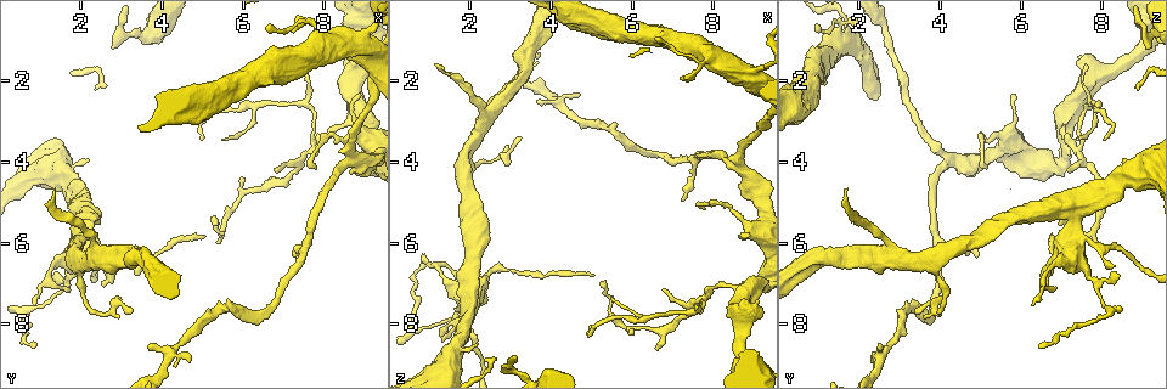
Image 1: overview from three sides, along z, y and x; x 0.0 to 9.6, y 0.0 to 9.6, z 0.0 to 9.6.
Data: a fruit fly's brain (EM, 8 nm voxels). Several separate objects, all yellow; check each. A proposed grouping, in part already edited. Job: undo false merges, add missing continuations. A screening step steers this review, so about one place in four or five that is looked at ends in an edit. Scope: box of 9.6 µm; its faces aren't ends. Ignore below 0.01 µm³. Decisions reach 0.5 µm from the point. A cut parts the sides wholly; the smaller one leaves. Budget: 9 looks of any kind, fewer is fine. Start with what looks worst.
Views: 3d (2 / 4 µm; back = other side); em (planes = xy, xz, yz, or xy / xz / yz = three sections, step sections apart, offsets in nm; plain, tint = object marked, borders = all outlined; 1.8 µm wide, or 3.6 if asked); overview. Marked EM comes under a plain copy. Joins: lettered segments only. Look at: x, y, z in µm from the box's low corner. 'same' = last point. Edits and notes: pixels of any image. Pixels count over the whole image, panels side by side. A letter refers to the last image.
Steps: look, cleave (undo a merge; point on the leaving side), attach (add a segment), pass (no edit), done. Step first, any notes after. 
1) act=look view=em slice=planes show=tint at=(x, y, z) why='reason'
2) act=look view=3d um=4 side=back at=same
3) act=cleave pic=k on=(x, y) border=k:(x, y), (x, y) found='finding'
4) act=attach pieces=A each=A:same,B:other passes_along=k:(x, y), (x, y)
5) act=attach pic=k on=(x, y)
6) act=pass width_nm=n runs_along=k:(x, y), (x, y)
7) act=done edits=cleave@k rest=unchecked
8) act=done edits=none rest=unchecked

act=look view=em slice=planes show=borders at=(7.75, 3.70, 7.30) why='narrows sharply'

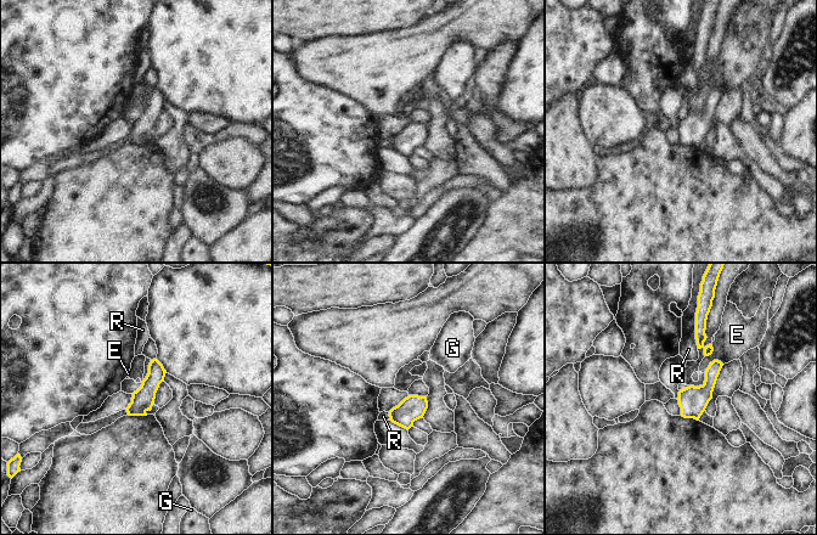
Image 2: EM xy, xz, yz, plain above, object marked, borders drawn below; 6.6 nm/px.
act=pass each=E:other,G:other,R:other border=2:(723, 364), (714, 360), (704, 372) found='one cell here'

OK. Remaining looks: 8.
act=look view=em slice=planes show=borders at=(7.15, 0.85, 1.85) why='tapers out'

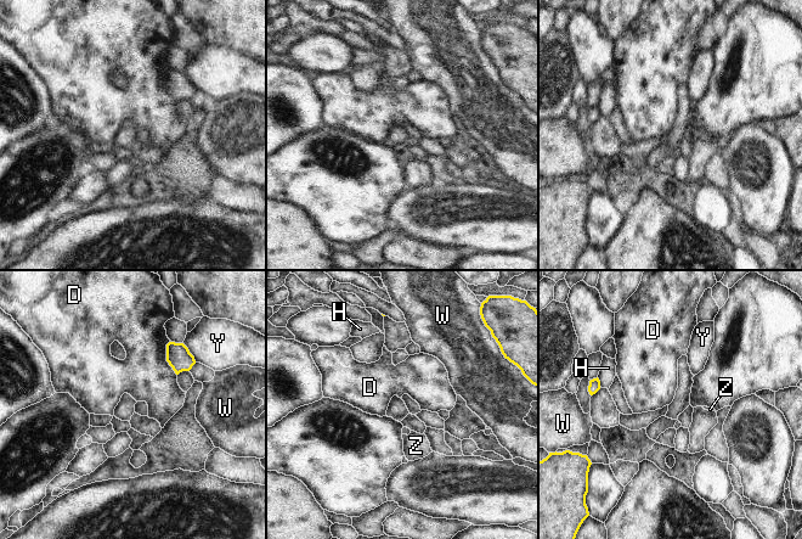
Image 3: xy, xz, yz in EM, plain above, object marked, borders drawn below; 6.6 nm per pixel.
act=pass longest_contact=D:240nm each=D:other,H:other,W:other,Y:other,Z:other found='no lettered segment goes on from it'

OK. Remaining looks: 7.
act=look view=em slice=planes show=borders at=(1.35, 4.70, 1.70) why='thin end'

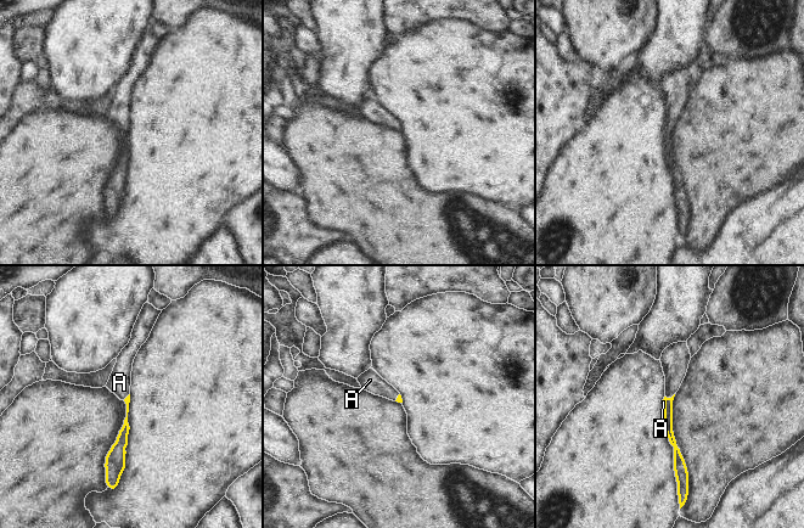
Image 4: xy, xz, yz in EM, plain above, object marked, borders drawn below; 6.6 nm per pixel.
act=attach pieces=A each=A:same passes_along=4:(668, 402), (669, 398), (675, 361) found='the cell continues'

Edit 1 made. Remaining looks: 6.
act=look view=overview

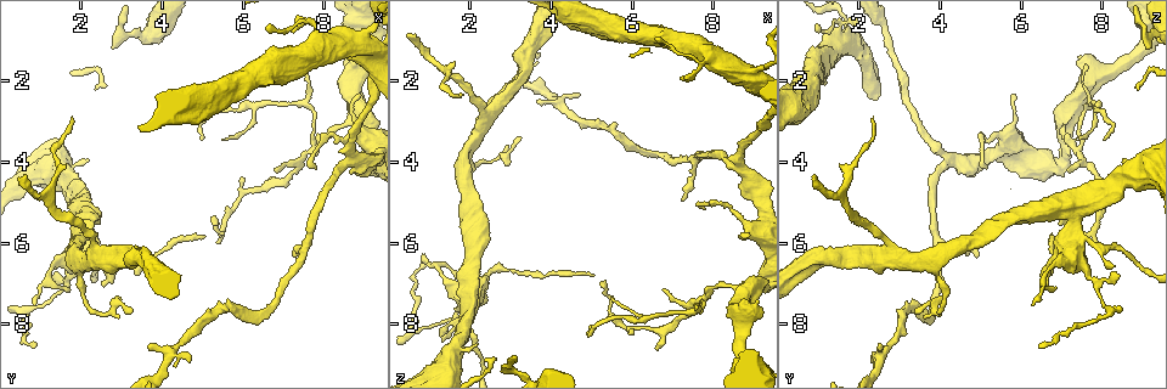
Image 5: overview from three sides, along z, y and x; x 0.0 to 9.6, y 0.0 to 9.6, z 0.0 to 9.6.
act=look view=em slice=xy step=16 show=tint at=(1.35, 6.85, 8.25) why='sudden change in width'

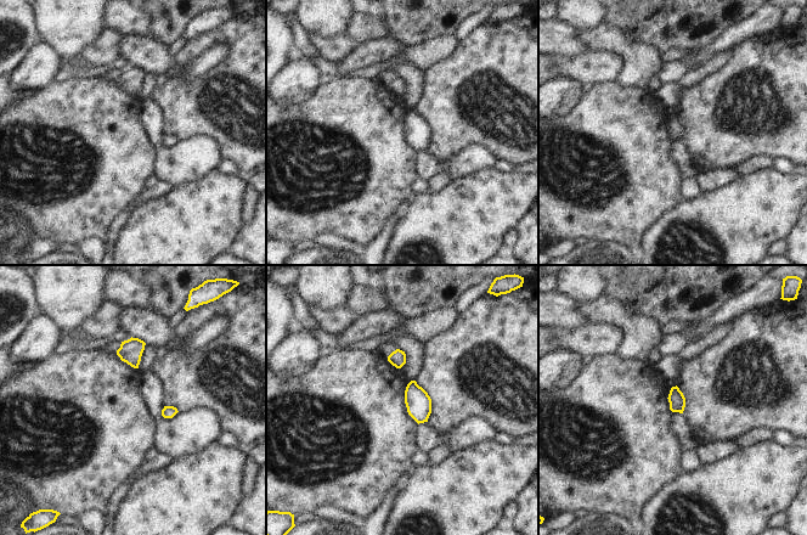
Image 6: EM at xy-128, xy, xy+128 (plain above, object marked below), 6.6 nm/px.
act=look view=em slice=xy step=16 show=borders at=same

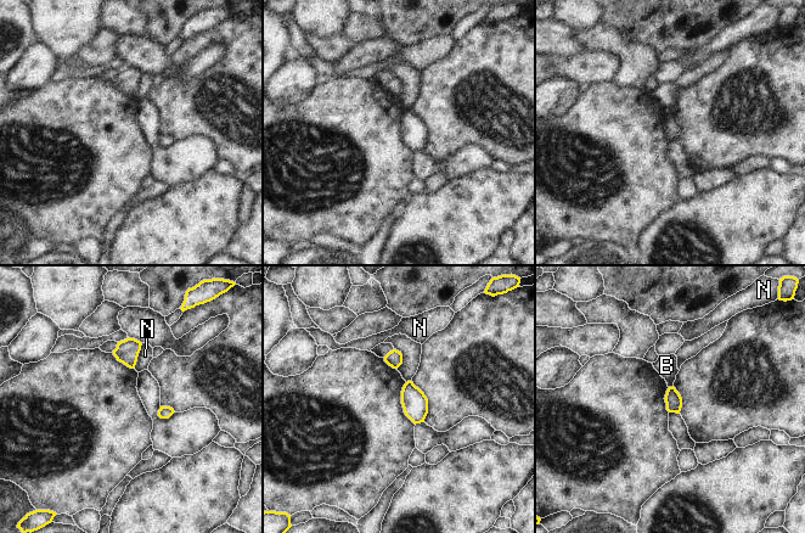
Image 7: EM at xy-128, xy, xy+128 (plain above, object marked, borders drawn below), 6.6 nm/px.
act=pass each=B:other,N:other border=7:(673, 385), (669, 387) found='continuous, no second cell'

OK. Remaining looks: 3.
act=done edits=attach@4 rest=unchecked

